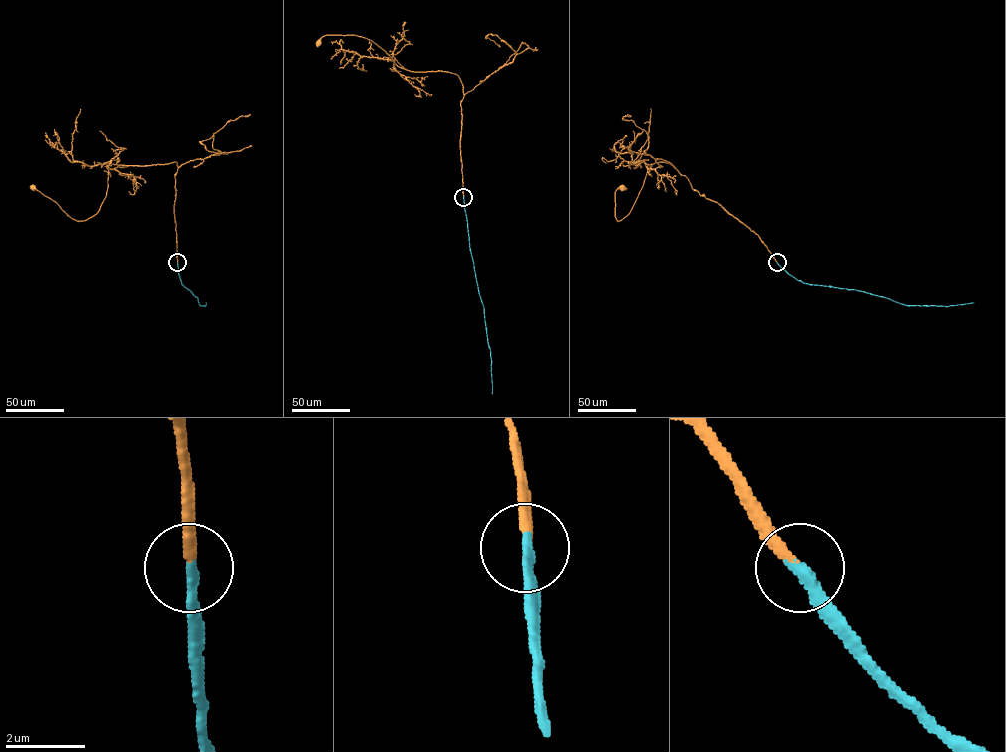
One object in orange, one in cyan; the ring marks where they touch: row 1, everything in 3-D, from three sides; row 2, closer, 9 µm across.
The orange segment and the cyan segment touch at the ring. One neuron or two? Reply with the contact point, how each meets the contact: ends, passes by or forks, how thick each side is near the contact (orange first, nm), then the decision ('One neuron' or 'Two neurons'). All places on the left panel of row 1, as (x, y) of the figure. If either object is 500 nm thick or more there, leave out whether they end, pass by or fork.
Place: (177, 262). At the ring orange ends. At the ring cyan ends. Thickness 260 nm (orange) against 320 nm. One neuron

